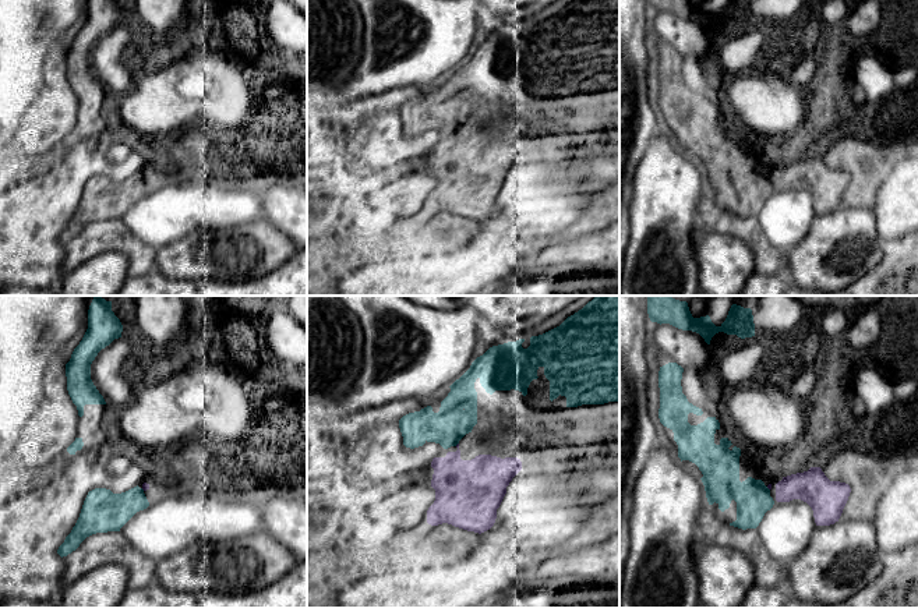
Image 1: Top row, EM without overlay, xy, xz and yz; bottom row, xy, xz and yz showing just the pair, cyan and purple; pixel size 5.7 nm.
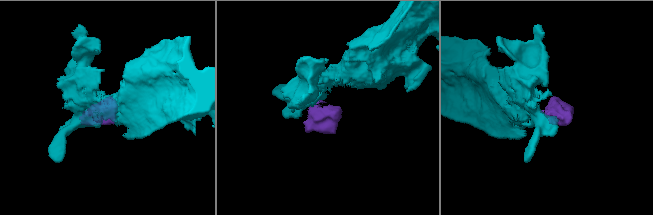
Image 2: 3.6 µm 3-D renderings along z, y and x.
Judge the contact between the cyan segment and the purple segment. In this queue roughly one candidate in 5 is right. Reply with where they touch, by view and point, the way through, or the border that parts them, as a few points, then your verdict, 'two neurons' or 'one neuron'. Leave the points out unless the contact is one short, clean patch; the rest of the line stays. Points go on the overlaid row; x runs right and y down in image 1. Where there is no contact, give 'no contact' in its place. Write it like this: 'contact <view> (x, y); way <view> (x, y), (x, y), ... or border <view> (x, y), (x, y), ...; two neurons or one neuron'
contact xz (456, 444); way xz (447, 427), (449, 437), (456, 444), (456, 477), (461, 487); one neuron

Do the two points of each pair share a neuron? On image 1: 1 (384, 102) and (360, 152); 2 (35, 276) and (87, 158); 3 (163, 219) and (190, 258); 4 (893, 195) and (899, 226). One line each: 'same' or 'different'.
1: same
2: same
3: different
4: same

